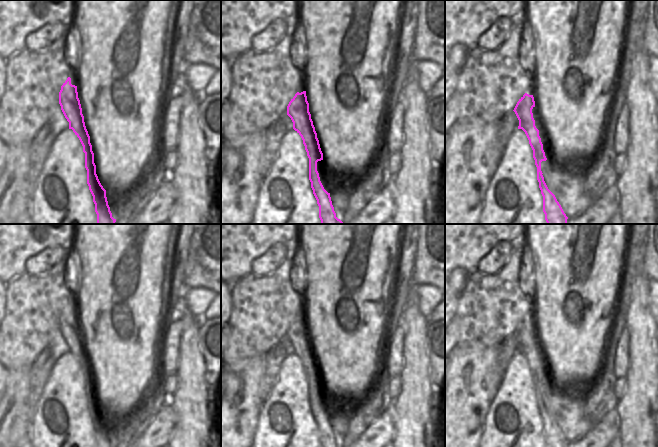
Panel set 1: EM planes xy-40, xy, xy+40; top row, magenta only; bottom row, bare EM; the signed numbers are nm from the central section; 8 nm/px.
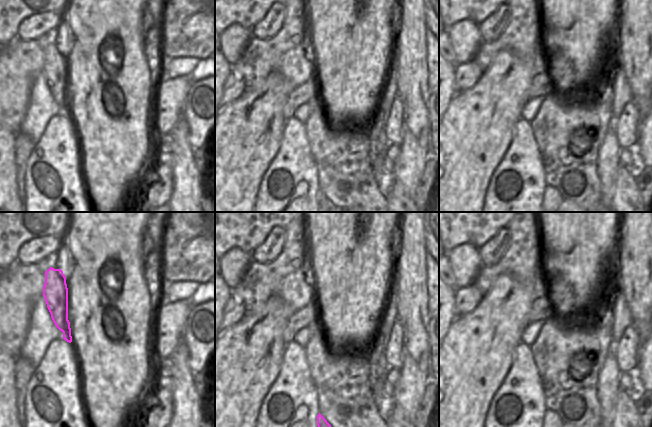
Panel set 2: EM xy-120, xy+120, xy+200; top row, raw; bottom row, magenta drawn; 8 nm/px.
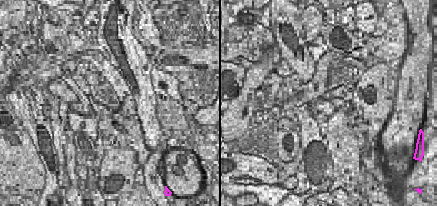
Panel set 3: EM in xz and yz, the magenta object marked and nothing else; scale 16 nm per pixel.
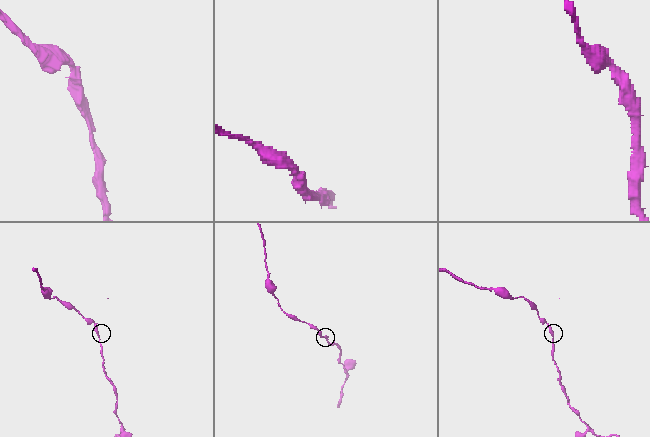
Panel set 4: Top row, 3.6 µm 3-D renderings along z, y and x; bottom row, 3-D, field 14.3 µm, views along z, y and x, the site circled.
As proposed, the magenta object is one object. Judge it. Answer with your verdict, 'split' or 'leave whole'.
leave whole

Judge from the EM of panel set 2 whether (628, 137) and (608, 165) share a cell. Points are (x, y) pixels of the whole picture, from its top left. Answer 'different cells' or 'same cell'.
different cells

